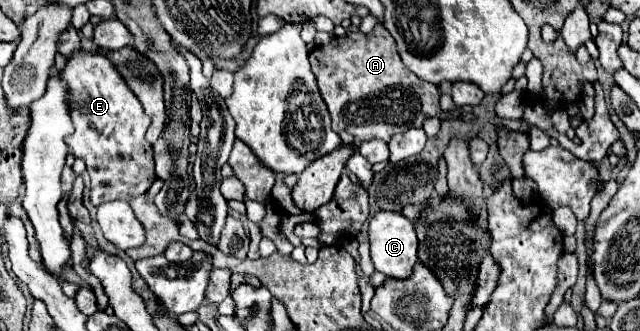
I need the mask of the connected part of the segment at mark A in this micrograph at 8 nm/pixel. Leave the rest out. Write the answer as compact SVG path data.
M375 25L373 33L349 31L345 37L335 37L329 45L315 47L309 55L309 61L317 77L321 97L331 113L331 125L335 133L347 131L357 141L369 141L369 139L389 141L391 135L405 133L411 127L421 127L427 117L435 117L441 113L437 85L421 81L401 63L401 57L397 55L395 49L395 41L383 25Z

